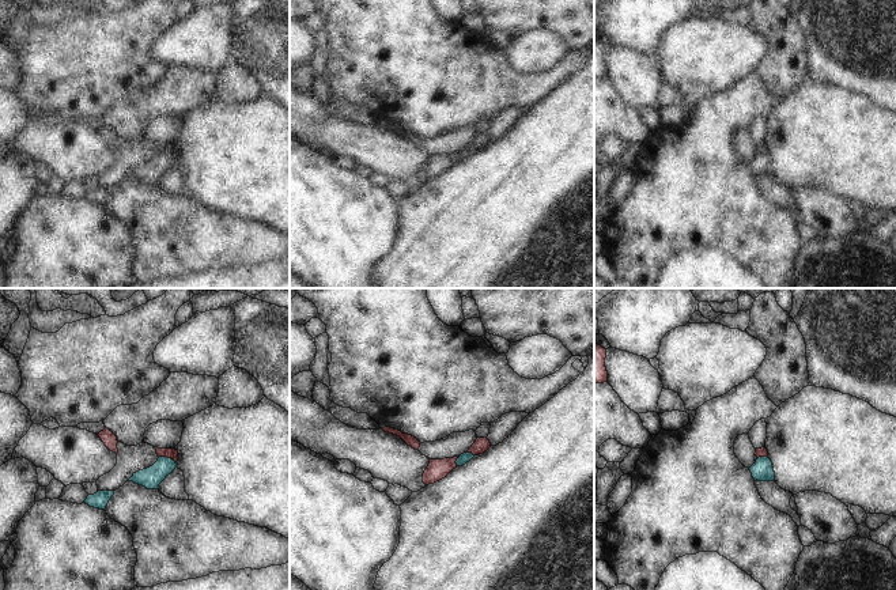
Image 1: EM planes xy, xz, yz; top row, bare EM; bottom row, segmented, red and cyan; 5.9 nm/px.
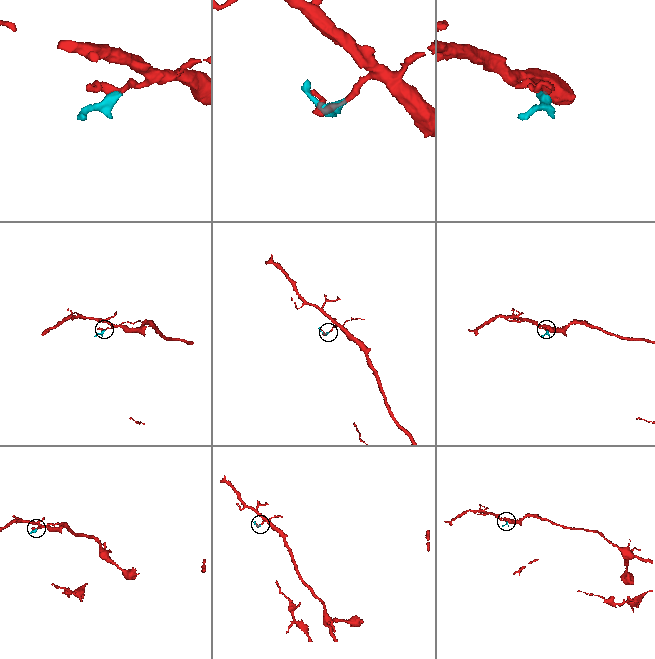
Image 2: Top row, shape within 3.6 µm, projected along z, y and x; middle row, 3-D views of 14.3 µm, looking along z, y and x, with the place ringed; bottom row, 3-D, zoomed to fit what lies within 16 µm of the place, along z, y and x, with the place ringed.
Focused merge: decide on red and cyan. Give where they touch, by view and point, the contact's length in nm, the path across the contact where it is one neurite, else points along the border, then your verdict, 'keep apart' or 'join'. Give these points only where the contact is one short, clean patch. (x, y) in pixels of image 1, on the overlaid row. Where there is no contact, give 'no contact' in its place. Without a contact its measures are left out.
meets red in xy at (167, 457); contact 110 nm long; runs through xy (170, 453), (167, 457), (151, 477); join

